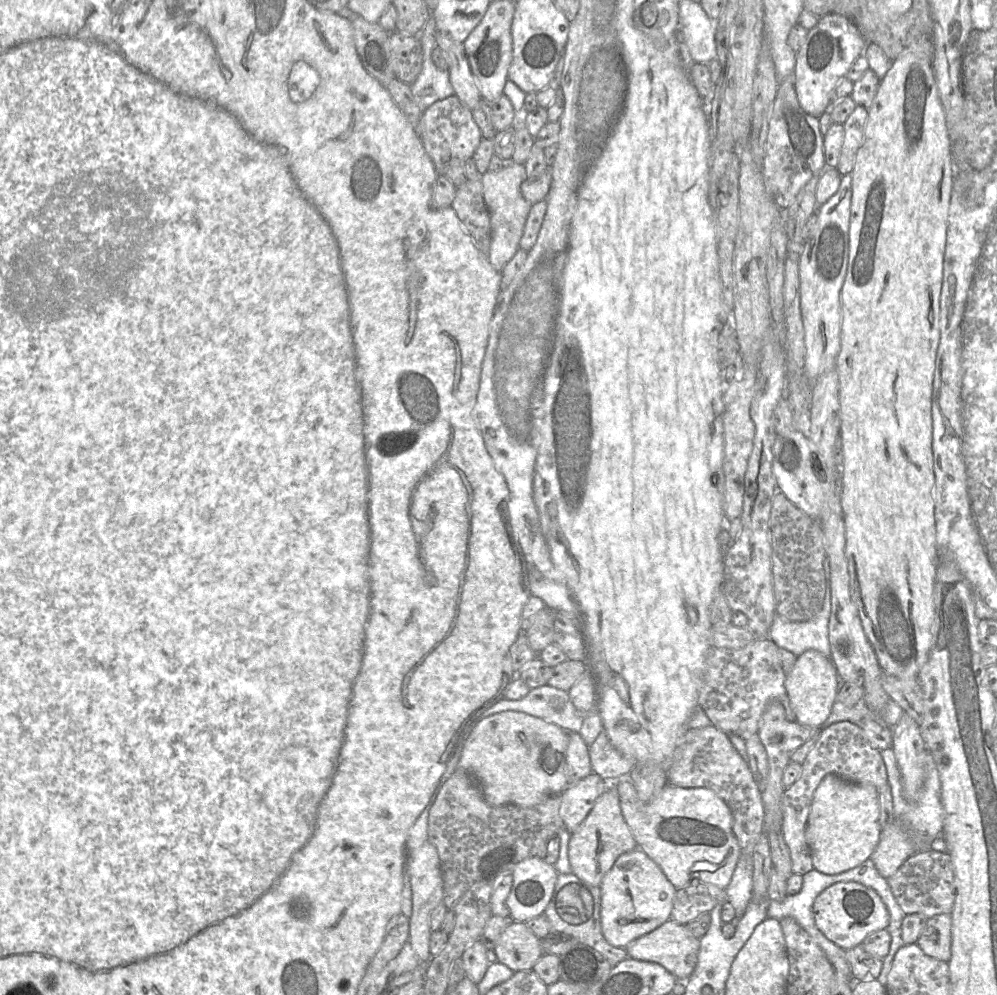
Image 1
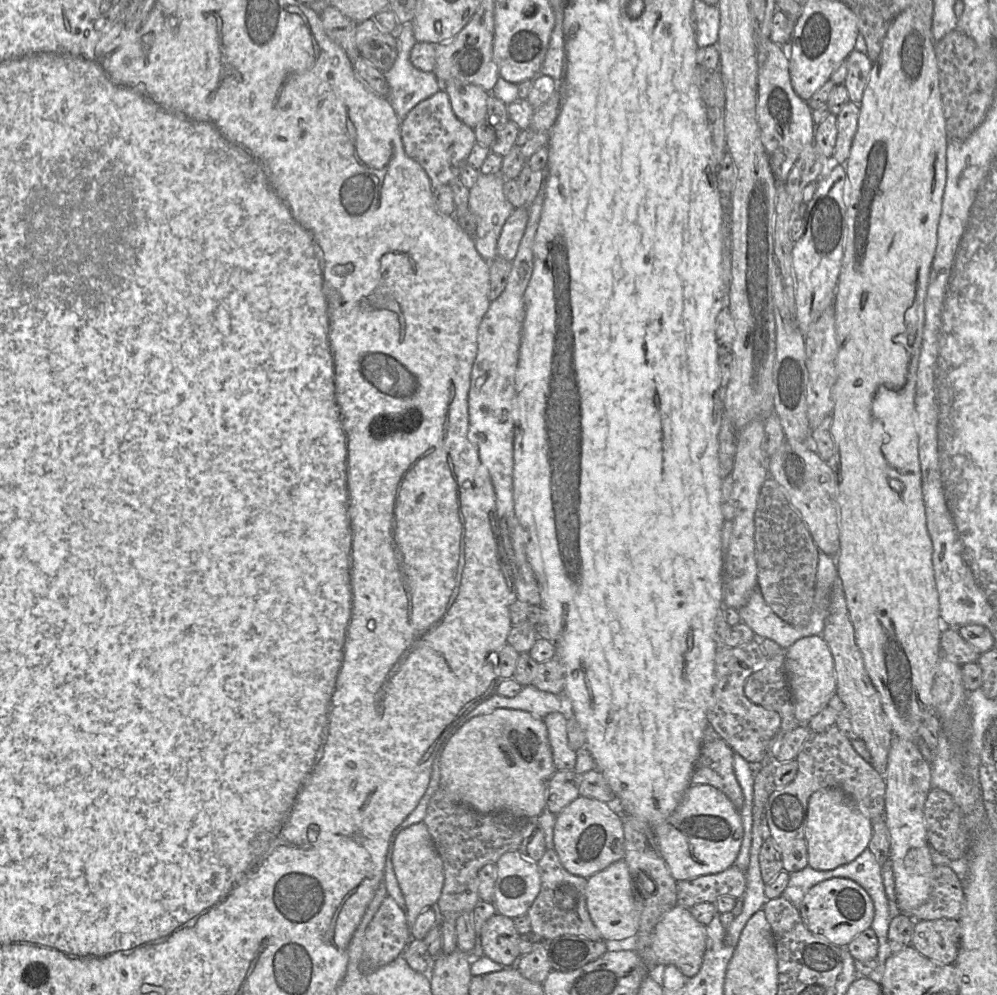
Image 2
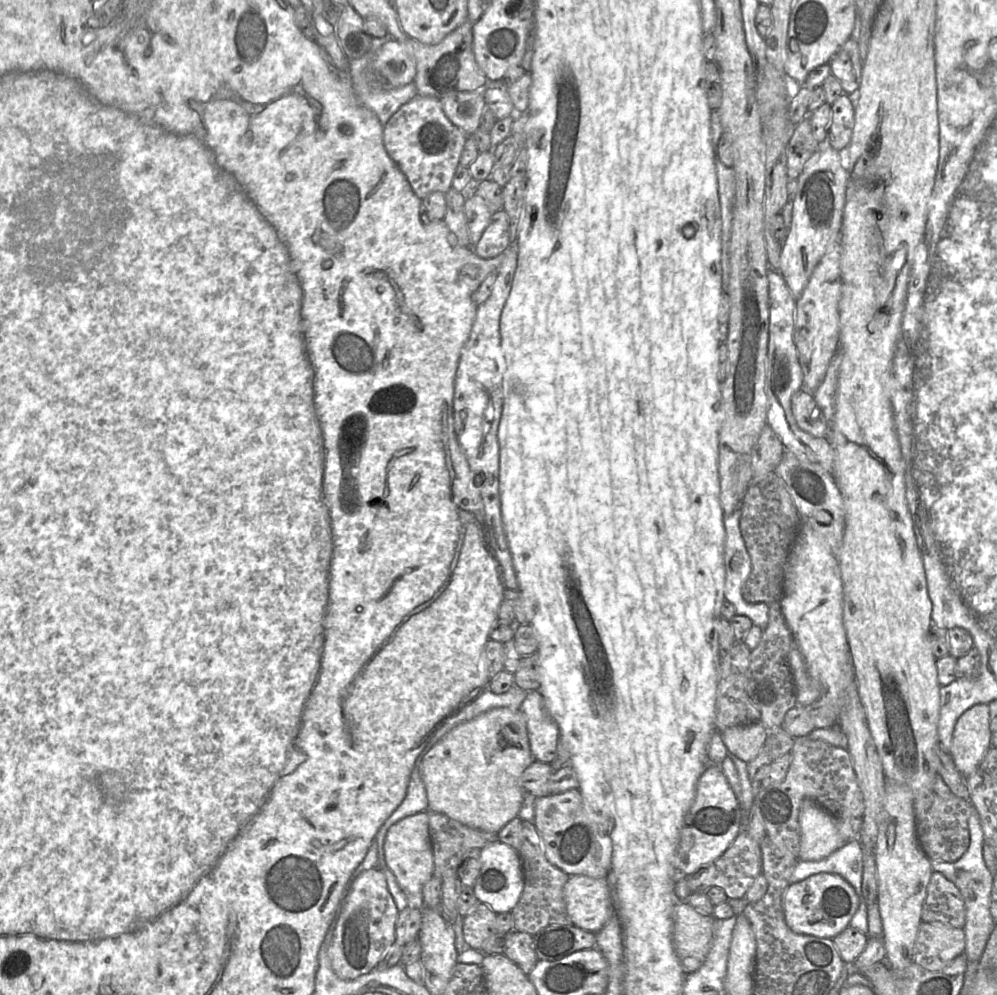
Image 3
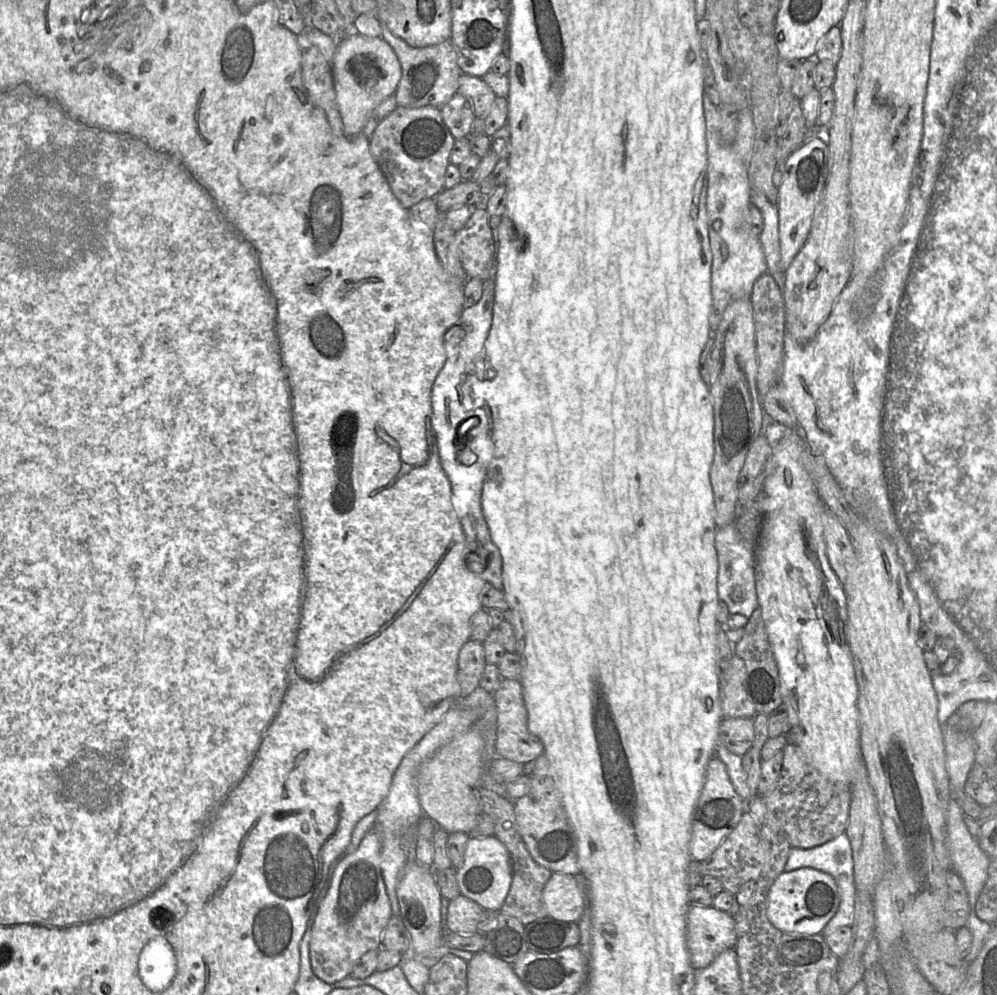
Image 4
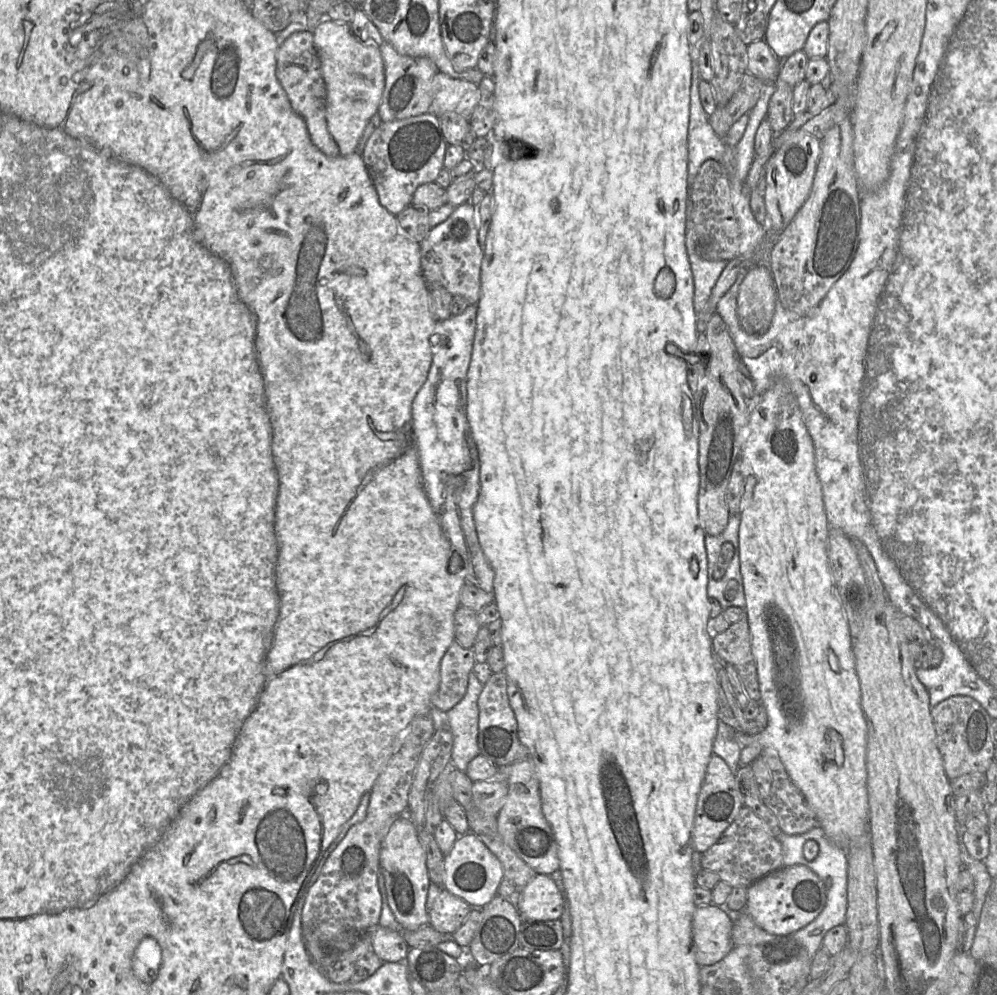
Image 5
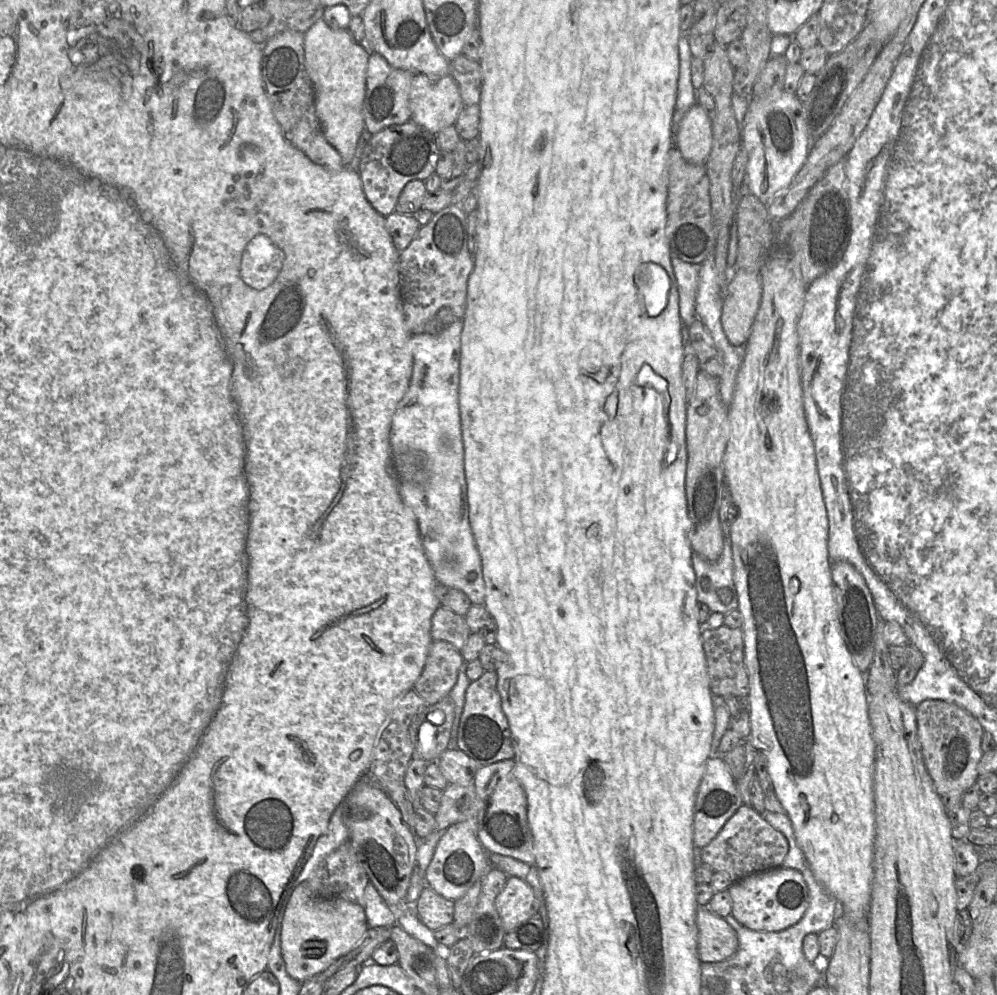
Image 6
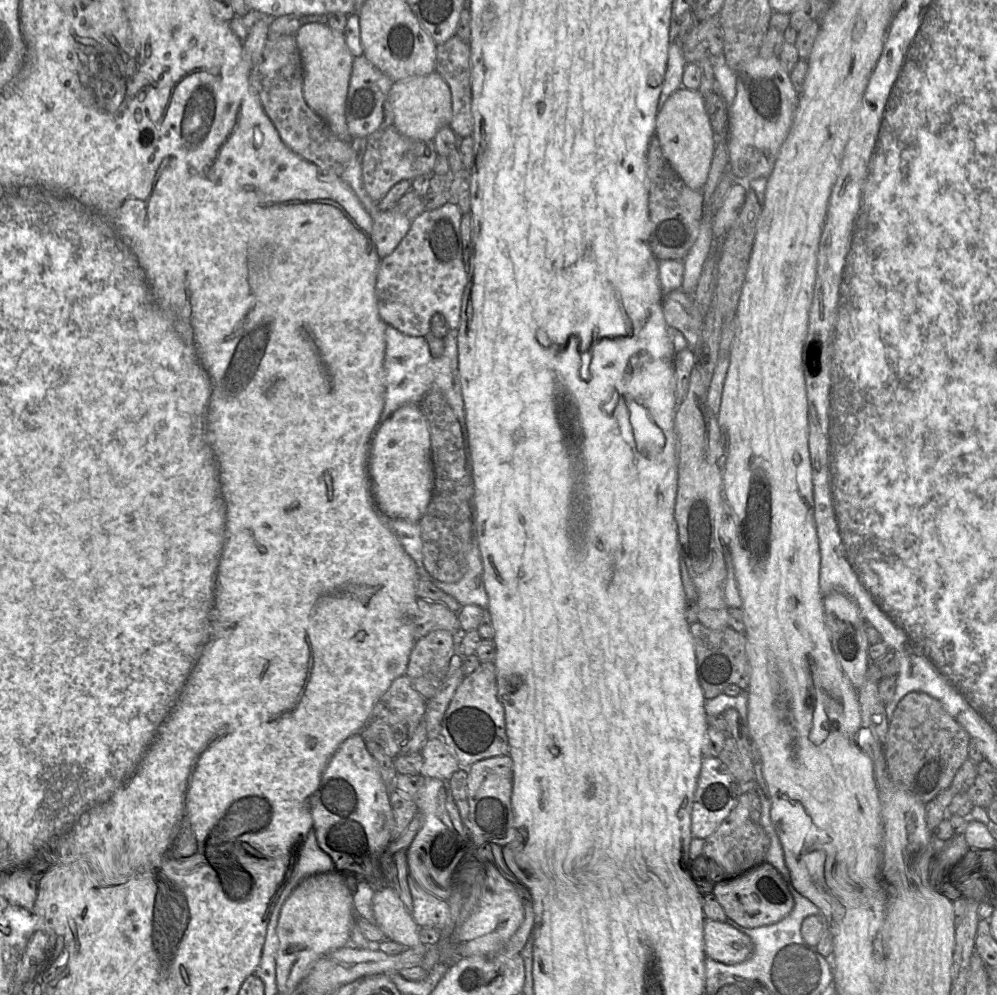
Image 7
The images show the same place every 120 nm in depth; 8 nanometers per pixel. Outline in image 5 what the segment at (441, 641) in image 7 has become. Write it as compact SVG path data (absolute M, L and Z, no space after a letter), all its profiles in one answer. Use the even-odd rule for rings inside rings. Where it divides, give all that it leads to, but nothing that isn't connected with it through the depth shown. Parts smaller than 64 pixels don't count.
M453 642L446 650L440 662L440 683L439 688L432 698L431 710L435 714L445 714L453 708L465 695L469 675L476 664L472 648L464 648L457 642Z

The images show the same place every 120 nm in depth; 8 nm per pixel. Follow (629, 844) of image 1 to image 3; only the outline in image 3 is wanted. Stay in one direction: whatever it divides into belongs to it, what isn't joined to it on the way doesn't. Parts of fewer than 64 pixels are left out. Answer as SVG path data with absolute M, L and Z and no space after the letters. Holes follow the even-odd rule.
M577 789L538 797L533 802L532 822L541 838L547 860L569 876L607 877L611 869L612 841L589 818L589 808Z

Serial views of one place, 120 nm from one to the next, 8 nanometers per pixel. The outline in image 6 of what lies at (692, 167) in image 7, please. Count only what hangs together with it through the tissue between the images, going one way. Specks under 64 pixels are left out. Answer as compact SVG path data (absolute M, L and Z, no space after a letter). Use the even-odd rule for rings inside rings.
M696 103L678 123L673 137L674 147L687 162L705 165L711 153L712 142L711 119Z

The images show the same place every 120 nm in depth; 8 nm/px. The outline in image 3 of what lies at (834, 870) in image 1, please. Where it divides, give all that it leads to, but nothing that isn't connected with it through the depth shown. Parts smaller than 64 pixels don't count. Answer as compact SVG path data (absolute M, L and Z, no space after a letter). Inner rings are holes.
M812 799L802 801L799 825L798 859L802 861L825 859L847 841L840 835L835 818Z

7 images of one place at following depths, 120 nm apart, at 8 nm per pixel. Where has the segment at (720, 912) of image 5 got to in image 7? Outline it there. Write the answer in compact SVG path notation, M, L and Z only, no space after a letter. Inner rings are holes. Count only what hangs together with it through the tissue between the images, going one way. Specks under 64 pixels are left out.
M702 918L704 952L707 958L724 964L747 960L754 951L752 940L735 928Z

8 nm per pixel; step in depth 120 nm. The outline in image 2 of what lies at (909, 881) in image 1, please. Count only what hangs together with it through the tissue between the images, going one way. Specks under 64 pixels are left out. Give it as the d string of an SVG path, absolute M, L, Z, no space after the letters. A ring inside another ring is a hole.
M934 866L928 899L910 913L915 921L940 918L958 920L964 907L963 884L947 866Z

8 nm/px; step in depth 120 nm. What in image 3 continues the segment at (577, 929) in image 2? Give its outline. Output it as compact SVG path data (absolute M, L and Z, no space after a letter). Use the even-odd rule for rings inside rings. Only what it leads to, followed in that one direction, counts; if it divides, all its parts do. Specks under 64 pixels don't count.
M519 818L522 823L522 843L518 853L522 863L524 885L520 899L511 911L514 930L534 935L549 925L571 925L564 901L564 886L570 876L547 860L533 822Z

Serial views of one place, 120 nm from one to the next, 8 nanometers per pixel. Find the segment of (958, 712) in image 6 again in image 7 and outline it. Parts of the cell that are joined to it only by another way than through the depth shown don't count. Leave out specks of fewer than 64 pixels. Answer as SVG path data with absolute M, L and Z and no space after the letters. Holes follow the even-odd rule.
M911 692L897 704L888 725L884 745L884 758L892 782L926 804L939 793L949 789L957 771L968 759L971 742L969 734L951 717L943 706L921 692Z

